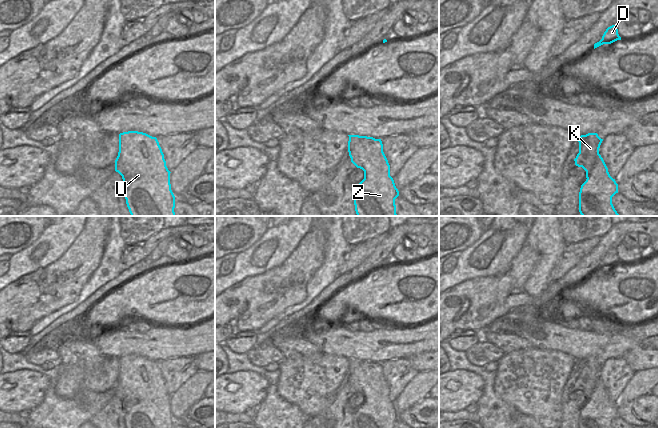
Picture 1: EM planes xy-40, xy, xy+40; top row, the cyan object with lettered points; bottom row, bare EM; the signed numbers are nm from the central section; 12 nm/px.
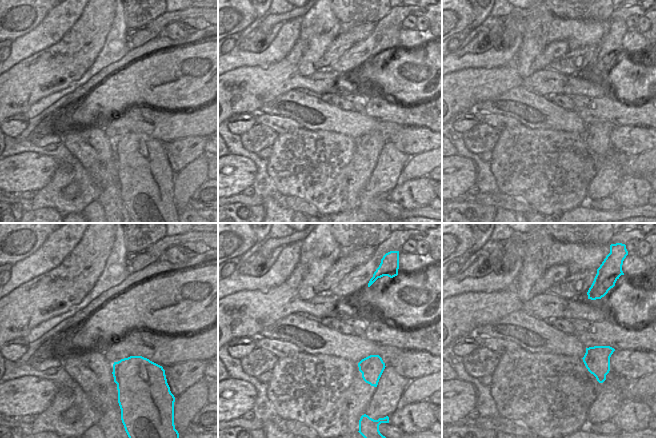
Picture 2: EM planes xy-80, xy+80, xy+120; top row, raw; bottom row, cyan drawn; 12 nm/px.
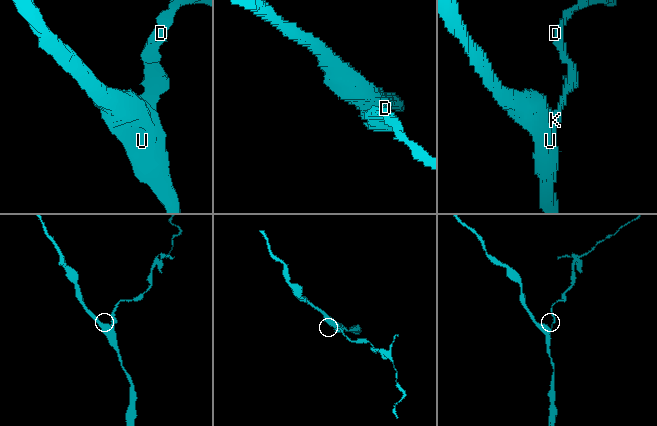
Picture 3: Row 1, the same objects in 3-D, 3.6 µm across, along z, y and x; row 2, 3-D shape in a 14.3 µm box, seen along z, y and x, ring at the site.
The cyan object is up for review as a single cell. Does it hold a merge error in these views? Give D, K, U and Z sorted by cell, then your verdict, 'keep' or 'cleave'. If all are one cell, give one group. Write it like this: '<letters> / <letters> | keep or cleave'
D / K U Z | cleave

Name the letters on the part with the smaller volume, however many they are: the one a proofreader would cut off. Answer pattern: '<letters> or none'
D

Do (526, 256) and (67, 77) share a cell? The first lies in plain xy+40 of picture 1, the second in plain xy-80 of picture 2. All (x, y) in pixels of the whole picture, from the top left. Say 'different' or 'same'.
different

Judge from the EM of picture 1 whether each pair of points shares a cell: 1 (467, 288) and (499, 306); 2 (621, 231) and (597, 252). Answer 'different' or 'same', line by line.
1: different
2: same

